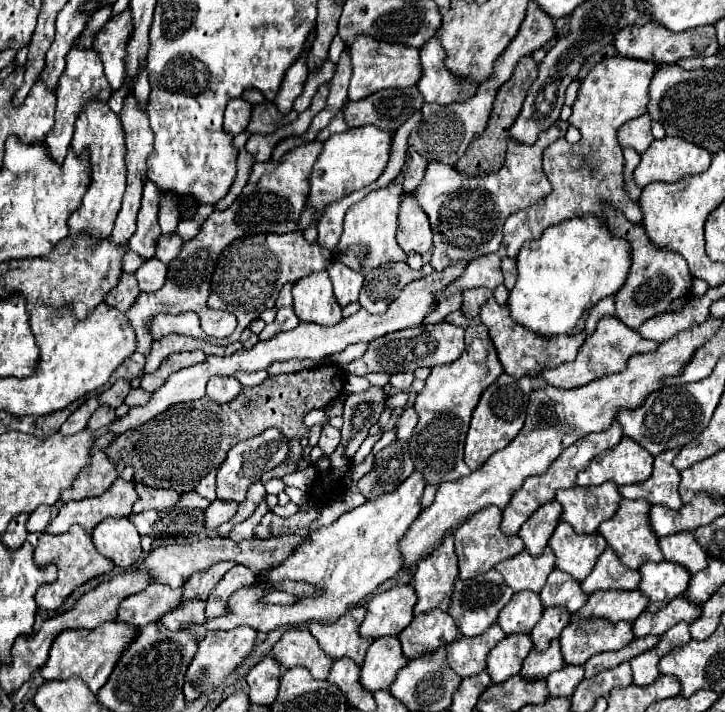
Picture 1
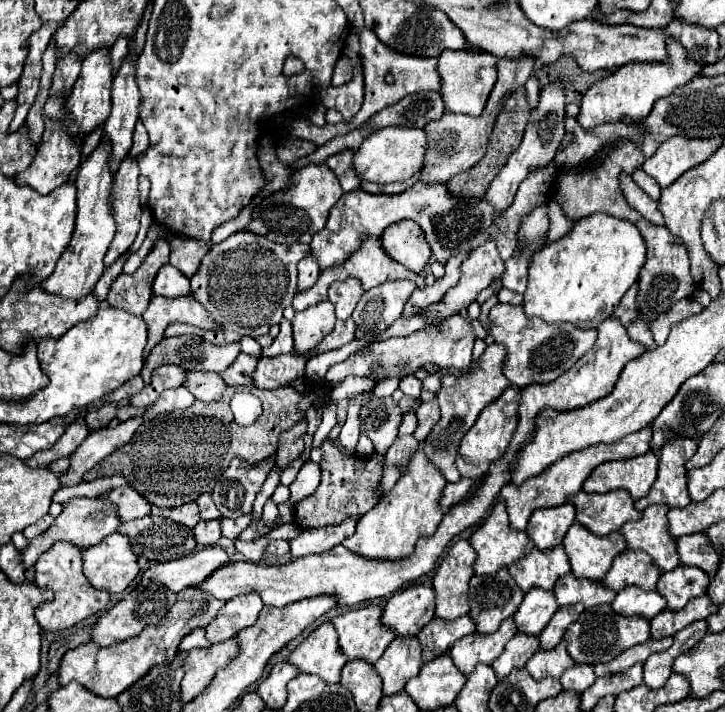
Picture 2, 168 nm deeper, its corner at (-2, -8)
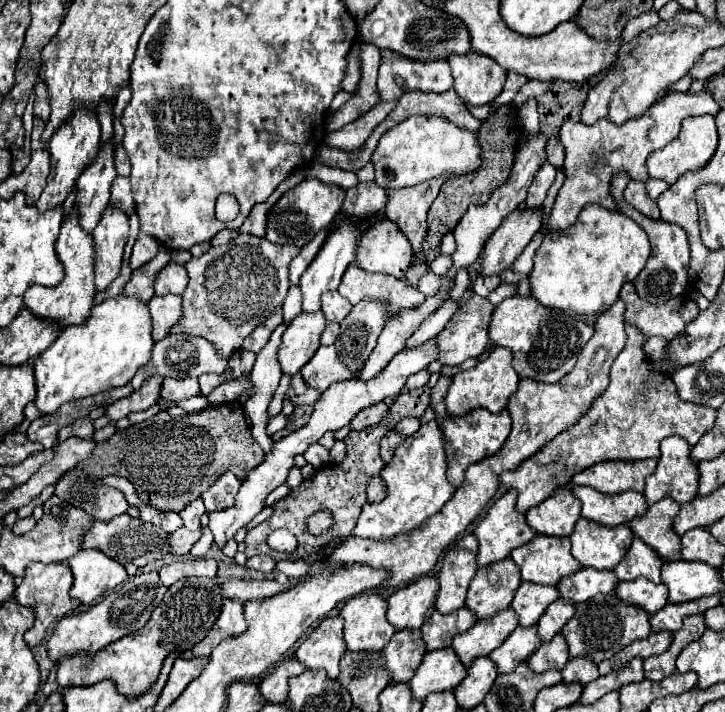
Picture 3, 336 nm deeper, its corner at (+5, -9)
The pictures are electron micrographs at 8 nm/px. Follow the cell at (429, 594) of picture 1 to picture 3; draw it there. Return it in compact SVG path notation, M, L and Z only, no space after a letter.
M474 533L460 539L444 557L442 569L438 573L440 591L436 599L436 609L440 613L452 613L466 603L466 591L476 575L476 555L478 539Z

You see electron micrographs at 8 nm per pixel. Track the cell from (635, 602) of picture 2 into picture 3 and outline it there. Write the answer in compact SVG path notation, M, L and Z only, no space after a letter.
M634 579L634 581L624 581L618 583L616 595L622 601L628 601L632 605L640 605L648 613L660 611L668 603L668 589L666 585L656 585L648 579Z

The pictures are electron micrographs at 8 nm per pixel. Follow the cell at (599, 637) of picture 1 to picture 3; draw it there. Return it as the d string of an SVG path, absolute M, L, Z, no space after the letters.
M612 591L608 595L596 595L590 601L578 603L574 617L562 627L562 633L568 641L572 657L590 657L592 661L604 661L616 655L616 651L624 649L636 639L646 639L650 635L648 613L638 605L624 603Z

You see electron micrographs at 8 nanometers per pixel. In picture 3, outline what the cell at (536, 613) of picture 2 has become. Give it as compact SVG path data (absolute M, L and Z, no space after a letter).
M522 581L510 607L518 613L520 625L528 627L528 625L536 625L538 619L540 619L540 615L546 611L546 607L552 601L556 601L558 597L560 595L558 595L556 587L536 585L536 583Z

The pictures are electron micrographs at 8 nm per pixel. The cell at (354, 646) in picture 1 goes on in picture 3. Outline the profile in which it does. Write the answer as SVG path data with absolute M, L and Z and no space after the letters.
M360 593L346 601L340 615L344 617L344 639L350 651L380 651L396 627L386 619L388 601L380 593Z

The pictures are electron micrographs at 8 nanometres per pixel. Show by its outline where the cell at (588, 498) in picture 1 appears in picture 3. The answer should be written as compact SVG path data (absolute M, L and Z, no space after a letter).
M572 487L572 493L582 501L582 517L606 527L628 523L648 511L644 495L638 491L608 495L592 487Z

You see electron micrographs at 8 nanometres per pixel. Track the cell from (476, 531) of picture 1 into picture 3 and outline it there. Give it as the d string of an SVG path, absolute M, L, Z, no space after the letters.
M510 489L506 491L486 513L486 517L478 523L476 527L476 537L480 541L480 549L478 549L478 567L484 567L484 565L490 565L494 561L500 561L504 557L510 555L512 549L532 541L536 537L536 533L528 527L526 523L526 515L516 511L516 489Z

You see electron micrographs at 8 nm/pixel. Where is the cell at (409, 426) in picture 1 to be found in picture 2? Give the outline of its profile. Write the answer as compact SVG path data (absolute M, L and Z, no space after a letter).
M429 400L429 402L421 402L421 406L415 410L415 416L417 416L417 430L415 430L415 440L421 442L429 432L431 432L431 426L439 420L439 406L437 406L437 400Z

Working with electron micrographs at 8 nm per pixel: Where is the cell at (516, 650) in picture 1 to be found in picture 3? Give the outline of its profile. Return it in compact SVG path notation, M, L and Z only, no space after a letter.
M520 625L510 633L508 641L504 641L504 645L500 645L500 649L494 649L494 653L490 653L488 657L498 665L500 673L512 673L512 669L524 663L540 647L540 643L542 639L536 625Z

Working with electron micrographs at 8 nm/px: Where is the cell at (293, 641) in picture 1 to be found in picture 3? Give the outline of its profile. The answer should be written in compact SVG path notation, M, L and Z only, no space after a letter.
M328 617L324 619L318 629L298 647L296 659L304 663L308 669L324 669L328 677L338 677L338 661L346 651L344 641L344 619Z

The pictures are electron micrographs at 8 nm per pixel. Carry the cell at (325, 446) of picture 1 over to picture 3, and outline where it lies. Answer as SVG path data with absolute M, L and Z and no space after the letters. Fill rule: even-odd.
M424 385L420 389L414 389L414 391L402 391L394 403L390 405L390 411L386 413L386 417L378 423L378 425L372 425L372 427L366 427L362 431L351 431L349 435L343 440L346 445L346 457L342 463L336 463L336 465L326 465L322 469L316 471L316 475L308 481L302 481L298 487L292 489L292 493L288 497L284 497L282 501L274 503L272 509L272 517L264 523L260 523L258 527L254 527L252 531L248 531L244 543L246 543L246 557L252 557L252 555L260 555L260 553L266 553L270 555L276 563L278 561L300 561L300 559L306 559L308 555L316 553L318 549L322 549L326 543L334 541L336 537L340 535L350 535L352 529L356 527L356 521L358 521L358 515L362 511L362 505L366 503L366 483L372 475L378 475L384 467L384 461L380 459L380 453L378 453L378 445L380 445L380 439L392 431L396 427L396 423L404 417L422 417L426 407L430 405L430 387ZM320 509L330 509L332 515L334 515L334 525L314 537L310 533L306 533L306 519L320 511ZM274 529L288 529L290 533L294 533L298 537L298 549L296 553L292 555L284 555L284 553L276 553L272 551L268 545L266 545L266 537L274 531Z

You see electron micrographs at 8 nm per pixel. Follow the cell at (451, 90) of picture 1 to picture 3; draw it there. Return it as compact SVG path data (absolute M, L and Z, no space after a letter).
M470 51L470 53L464 53L464 55L452 53L448 57L448 63L450 63L452 75L454 75L454 91L458 93L460 99L468 101L470 105L492 103L502 93L502 87L504 87L506 77L508 77L508 69L502 69L488 55L482 55L482 53L476 53L476 51Z

